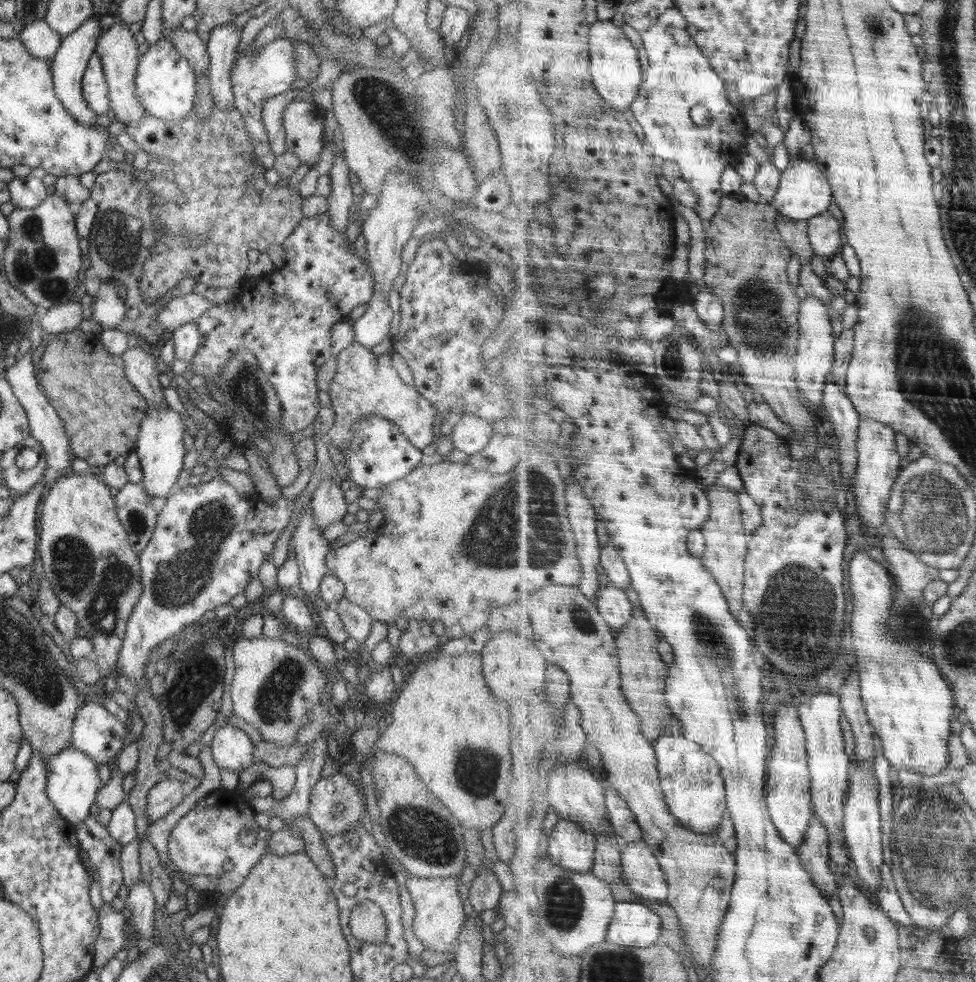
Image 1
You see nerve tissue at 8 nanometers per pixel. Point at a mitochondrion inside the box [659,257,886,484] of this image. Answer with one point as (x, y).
(755, 301)

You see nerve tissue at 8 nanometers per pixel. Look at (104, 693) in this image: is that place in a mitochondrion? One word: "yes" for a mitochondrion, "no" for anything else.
no

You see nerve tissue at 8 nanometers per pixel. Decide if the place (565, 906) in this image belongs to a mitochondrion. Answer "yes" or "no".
yes

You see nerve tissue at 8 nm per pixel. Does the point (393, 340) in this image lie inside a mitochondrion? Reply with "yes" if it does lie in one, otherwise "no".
no

